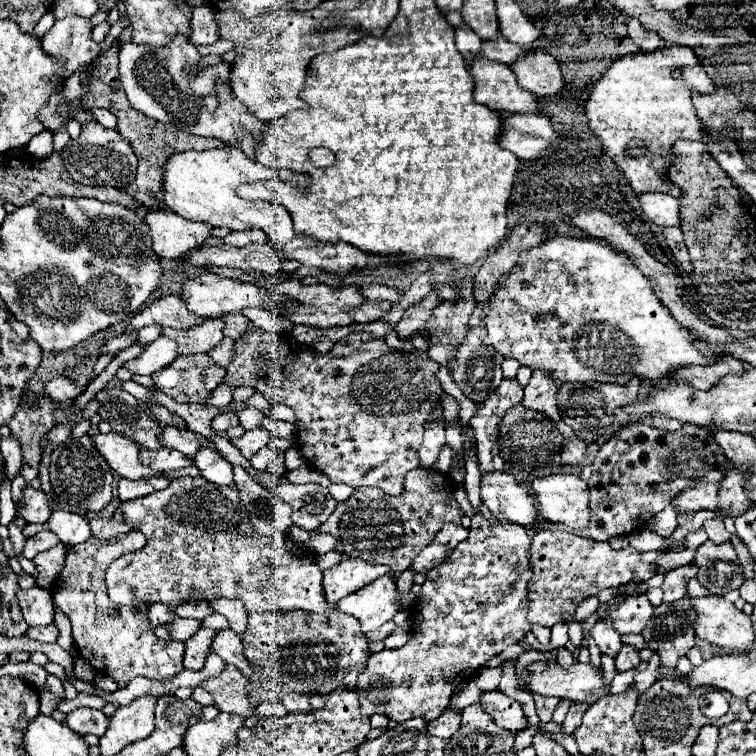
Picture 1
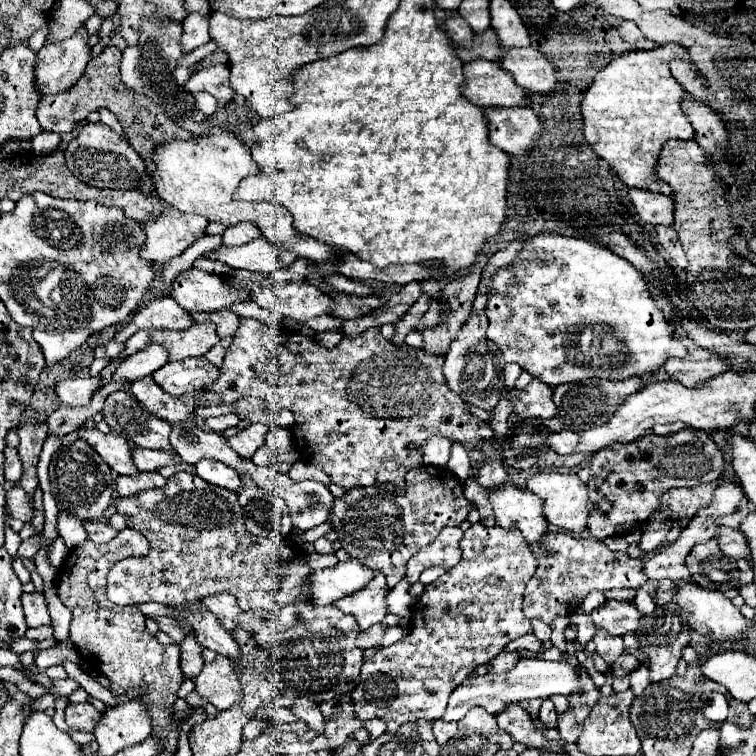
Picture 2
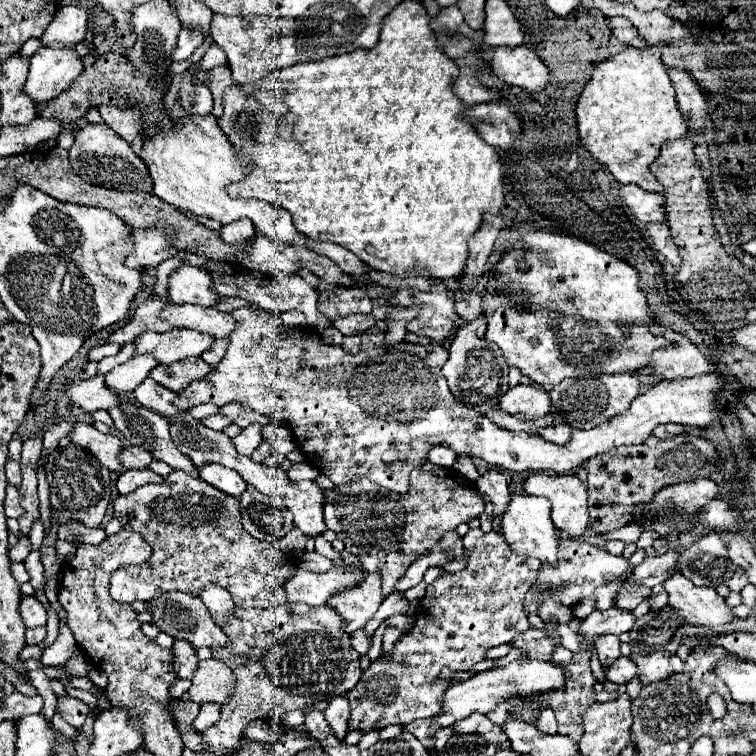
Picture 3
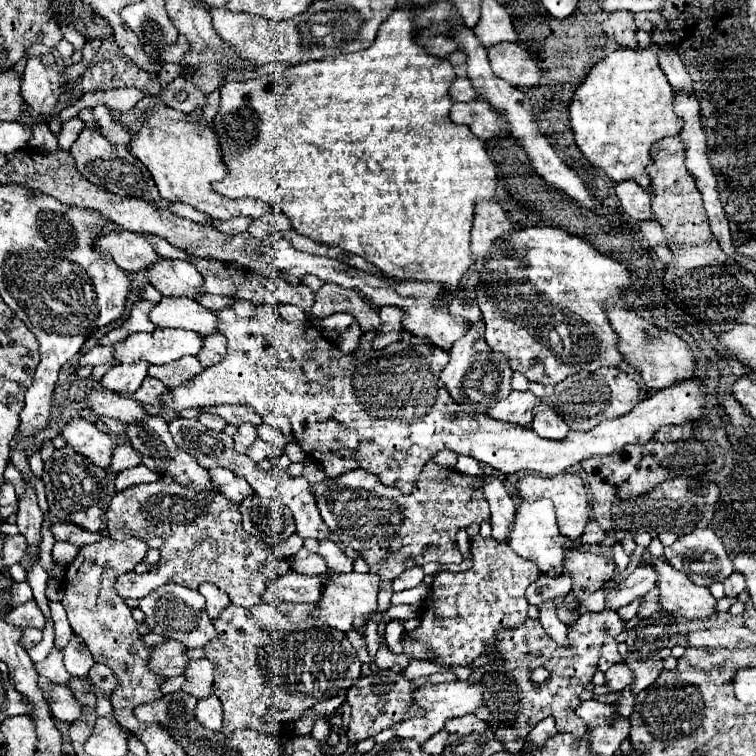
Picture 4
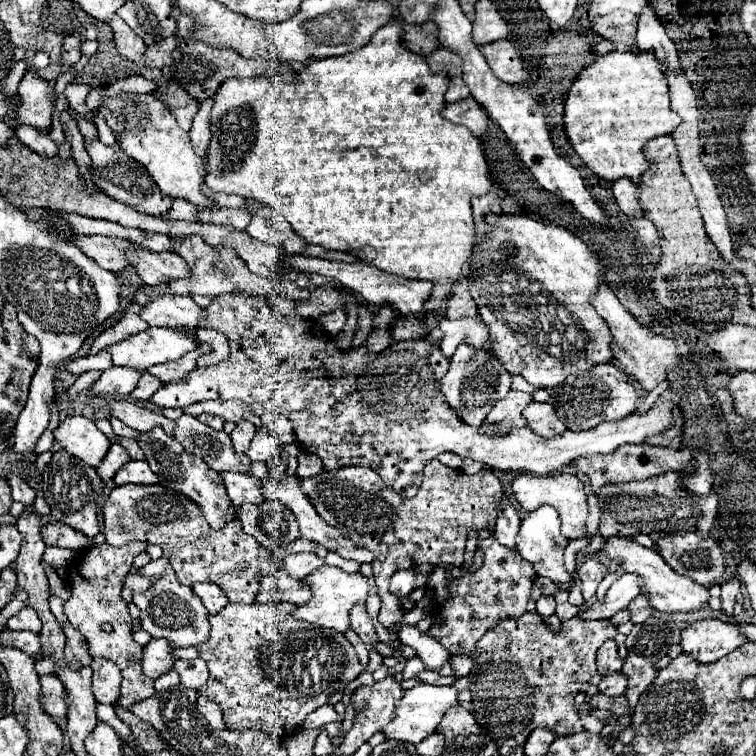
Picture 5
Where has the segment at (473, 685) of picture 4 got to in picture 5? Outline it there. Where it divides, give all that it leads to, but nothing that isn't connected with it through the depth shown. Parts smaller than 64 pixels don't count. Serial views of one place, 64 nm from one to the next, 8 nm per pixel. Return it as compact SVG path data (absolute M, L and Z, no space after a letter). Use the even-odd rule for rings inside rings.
M420 682L406 692L406 696L402 698L402 704L398 704L398 716L394 716L394 720L382 732L388 738L418 744L436 732L436 728L438 728L438 724L448 708L460 706L458 696L460 696L460 692L454 686L432 686L432 684Z

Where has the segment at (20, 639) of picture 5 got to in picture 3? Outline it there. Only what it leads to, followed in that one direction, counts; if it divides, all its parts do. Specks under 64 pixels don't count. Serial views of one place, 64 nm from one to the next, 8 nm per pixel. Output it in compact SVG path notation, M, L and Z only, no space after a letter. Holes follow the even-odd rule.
M38 626L38 628L28 628L26 630L26 644L34 646L40 644L46 638L46 626Z

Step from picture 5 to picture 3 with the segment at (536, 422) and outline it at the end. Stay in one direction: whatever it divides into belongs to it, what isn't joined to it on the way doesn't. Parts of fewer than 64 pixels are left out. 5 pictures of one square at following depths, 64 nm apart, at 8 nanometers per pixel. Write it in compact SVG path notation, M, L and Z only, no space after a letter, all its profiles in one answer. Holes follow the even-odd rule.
M556 424L552 428L544 428L540 430L540 436L552 444L558 444L558 446L564 446L570 442L570 426L566 424Z

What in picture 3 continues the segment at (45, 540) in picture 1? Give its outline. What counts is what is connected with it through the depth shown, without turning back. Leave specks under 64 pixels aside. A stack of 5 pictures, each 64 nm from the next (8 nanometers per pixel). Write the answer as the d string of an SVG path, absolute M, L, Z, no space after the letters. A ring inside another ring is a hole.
M20 536L18 544L14 548L10 548L10 560L12 562L24 562L26 556L32 552L32 544L30 544L30 538L26 536Z

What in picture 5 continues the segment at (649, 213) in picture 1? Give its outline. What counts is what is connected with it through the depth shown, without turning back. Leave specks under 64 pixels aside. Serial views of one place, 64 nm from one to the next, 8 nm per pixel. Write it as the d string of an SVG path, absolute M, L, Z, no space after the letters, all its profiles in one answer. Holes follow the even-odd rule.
M626 178L616 180L612 184L612 192L614 192L614 198L620 204L620 210L628 218L642 218L644 216L644 210L642 210L642 204L640 204L640 196L638 196L638 186L634 182L630 182Z

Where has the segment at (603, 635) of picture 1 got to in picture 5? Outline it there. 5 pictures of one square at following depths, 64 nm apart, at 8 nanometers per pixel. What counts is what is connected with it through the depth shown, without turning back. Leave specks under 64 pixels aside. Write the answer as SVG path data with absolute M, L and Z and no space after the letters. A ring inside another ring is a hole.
M606 640L600 648L598 648L598 656L596 656L596 664L598 664L598 674L606 676L610 672L618 672L622 668L622 658L618 656L616 650L616 642L614 640Z

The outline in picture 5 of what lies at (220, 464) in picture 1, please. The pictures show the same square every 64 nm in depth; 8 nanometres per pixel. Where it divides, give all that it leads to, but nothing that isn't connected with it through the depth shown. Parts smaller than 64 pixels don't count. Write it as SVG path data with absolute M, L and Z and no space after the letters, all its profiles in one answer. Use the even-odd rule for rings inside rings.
M220 472L220 476L222 476L226 492L236 508L240 508L244 502L252 502L252 504L264 502L264 498L260 494L260 484L252 476L238 474L238 472Z

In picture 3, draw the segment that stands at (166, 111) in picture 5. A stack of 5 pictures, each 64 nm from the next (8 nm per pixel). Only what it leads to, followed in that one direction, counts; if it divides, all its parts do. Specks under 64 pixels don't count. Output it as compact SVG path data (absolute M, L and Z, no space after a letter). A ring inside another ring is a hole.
M214 116L184 118L178 130L160 132L154 138L146 140L138 150L138 156L150 170L154 194L178 210L206 216L222 224L250 218L254 226L268 238L274 238L272 230L282 230L282 220L292 220L284 208L278 208L274 204L232 200L228 196L226 186L242 180L250 172L250 164L242 162L240 152L230 144Z

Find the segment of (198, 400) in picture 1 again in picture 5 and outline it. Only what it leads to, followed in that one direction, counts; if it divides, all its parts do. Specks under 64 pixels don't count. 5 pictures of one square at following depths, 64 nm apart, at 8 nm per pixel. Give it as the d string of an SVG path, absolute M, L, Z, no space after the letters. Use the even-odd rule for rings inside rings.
M190 352L186 356L182 356L180 360L176 362L166 362L166 364L156 364L156 366L150 366L148 372L152 376L156 376L160 382L168 384L168 382L178 382L182 378L186 378L196 366L196 358L200 356L200 352Z

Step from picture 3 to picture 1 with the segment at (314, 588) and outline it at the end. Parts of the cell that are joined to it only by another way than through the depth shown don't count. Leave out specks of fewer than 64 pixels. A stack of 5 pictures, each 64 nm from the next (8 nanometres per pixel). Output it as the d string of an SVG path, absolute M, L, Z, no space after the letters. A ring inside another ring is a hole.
M346 558L338 566L324 570L326 598L338 602L350 592L370 584L370 580L376 580L378 576L392 576L392 572L382 564L370 564L366 560Z

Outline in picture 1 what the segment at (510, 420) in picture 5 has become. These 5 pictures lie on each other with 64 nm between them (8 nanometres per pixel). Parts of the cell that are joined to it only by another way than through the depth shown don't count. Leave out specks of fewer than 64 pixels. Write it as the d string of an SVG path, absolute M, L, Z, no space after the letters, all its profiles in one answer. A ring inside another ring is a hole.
M534 370L528 386L524 388L524 406L536 412L542 412L544 416L552 420L560 420L560 412L556 406L556 394L562 386L560 380L554 380L550 372Z

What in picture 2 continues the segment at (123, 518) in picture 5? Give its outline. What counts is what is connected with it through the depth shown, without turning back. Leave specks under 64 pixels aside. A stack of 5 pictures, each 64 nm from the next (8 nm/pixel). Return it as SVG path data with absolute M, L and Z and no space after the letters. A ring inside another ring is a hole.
M178 472L164 488L140 492L138 496L128 496L118 500L118 512L128 518L128 528L140 530L148 542L148 556L126 558L116 562L108 572L108 600L114 604L142 604L160 602L166 606L176 606L188 600L202 600L212 594L228 592L236 596L242 610L280 610L282 606L312 604L310 576L312 568L306 562L306 554L296 550L283 536L264 538L250 534L244 526L242 508L238 504L238 494L202 480L196 474Z

